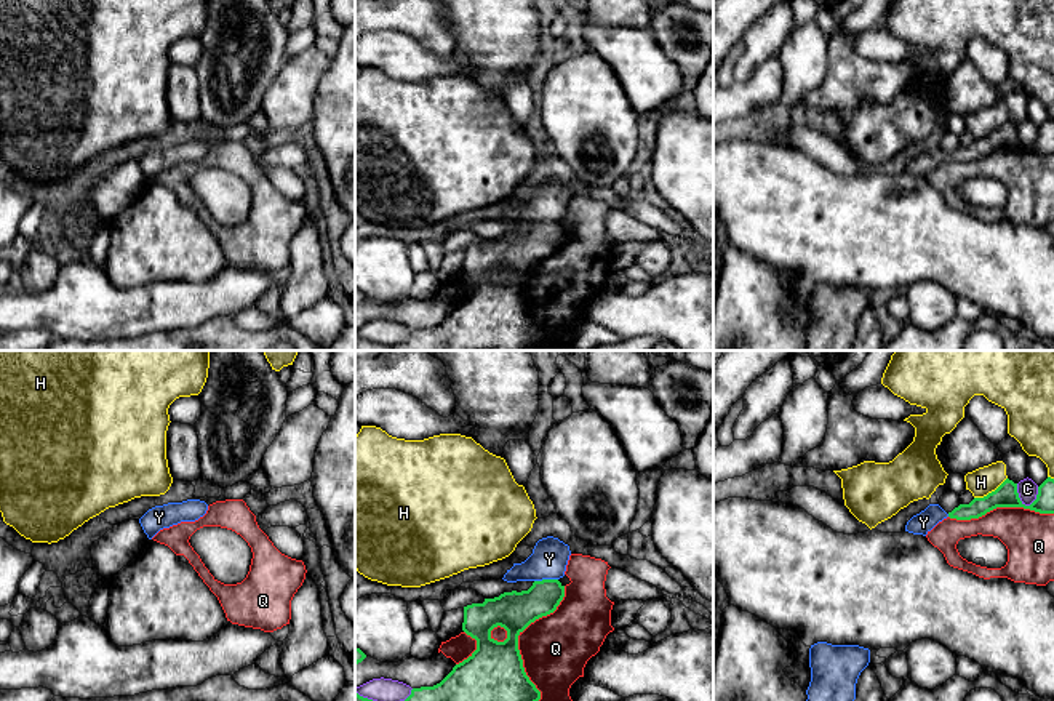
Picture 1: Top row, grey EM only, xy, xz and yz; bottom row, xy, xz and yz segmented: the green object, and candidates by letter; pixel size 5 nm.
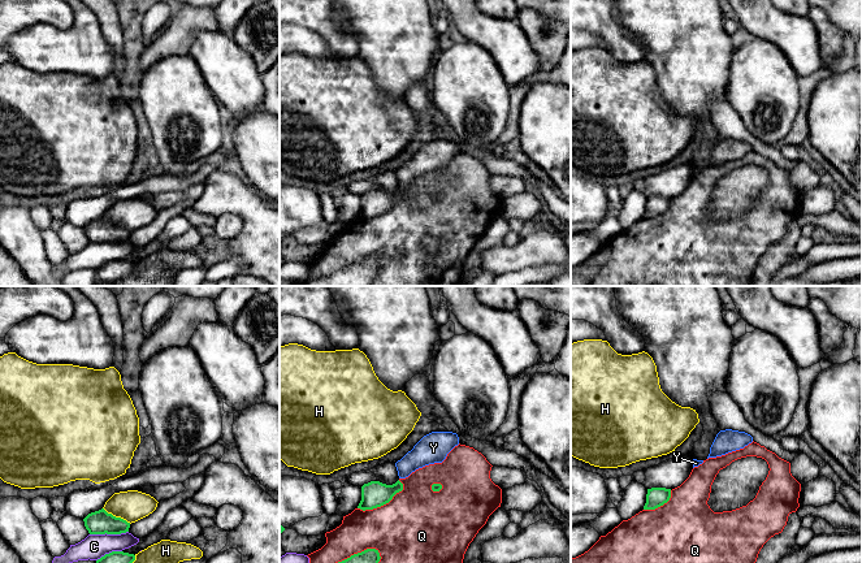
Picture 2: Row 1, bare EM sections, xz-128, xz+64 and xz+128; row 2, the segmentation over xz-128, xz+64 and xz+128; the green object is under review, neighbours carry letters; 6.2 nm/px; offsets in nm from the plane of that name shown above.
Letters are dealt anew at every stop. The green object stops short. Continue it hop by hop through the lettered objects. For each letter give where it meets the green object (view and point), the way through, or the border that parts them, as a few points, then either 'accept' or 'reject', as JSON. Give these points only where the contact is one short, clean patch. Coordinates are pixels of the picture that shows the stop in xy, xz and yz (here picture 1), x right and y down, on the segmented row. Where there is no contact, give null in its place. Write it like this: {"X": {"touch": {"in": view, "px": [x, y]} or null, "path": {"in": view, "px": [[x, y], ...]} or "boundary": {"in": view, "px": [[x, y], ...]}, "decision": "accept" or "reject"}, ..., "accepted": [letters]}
{"C": {"touch": {"in": "yz", "px": [1018, 496]}, "decision": "reject"}, "H": {"touch": {"in": "yz", "px": [992, 492]}, "decision": "reject"}, "Q": {"touch": {"in": "xz", "px": [517, 639]}, "decision": "reject"}, "Y": {"touch": {"in": "xz", "px": [546, 580]}, "path": {"in": "xz", "px": [[514, 612], [546, 580], [549, 559]]}, "decision": "accept"}, "accepted": ["Y"]}

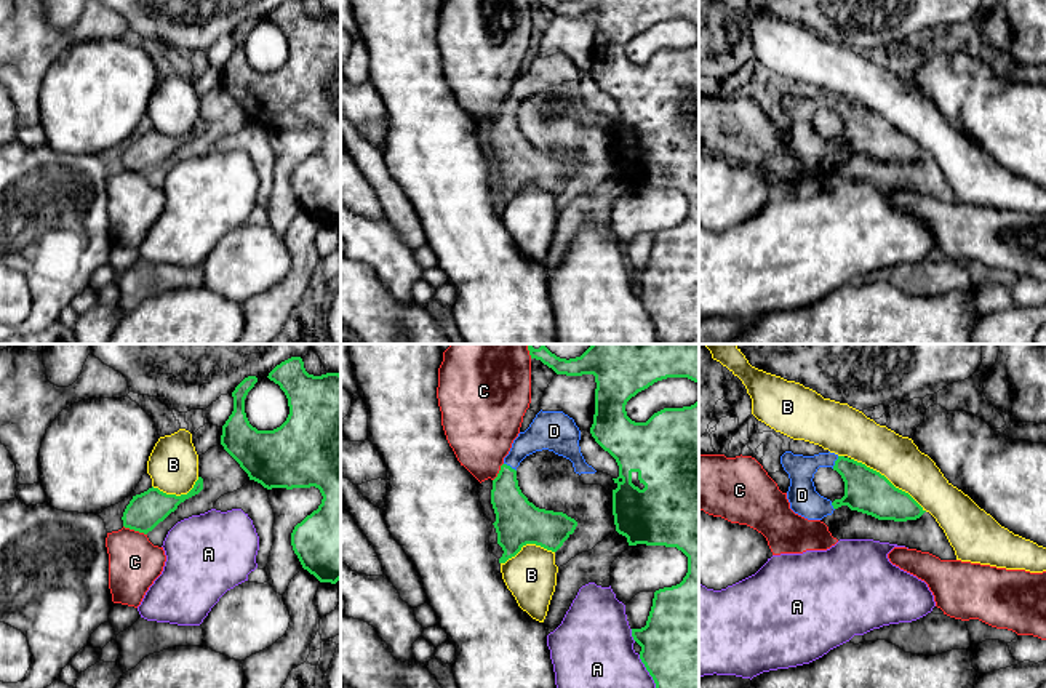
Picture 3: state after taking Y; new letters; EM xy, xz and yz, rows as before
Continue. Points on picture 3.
{"A": {"touch": {"in": "xz", "px": [646, 669]}, "decision": "reject"}, "B": {"touch": {"in": "yz", "px": [888, 480]}, "decision": "reject"}, "C": {"touch": {"in": "xy", "px": [135, 530]}, "decision": "reject"}, "D": {"touch": {"in": "xz", "px": [509, 466]}, "decision": "accept"}, "accepted": ["D"]}

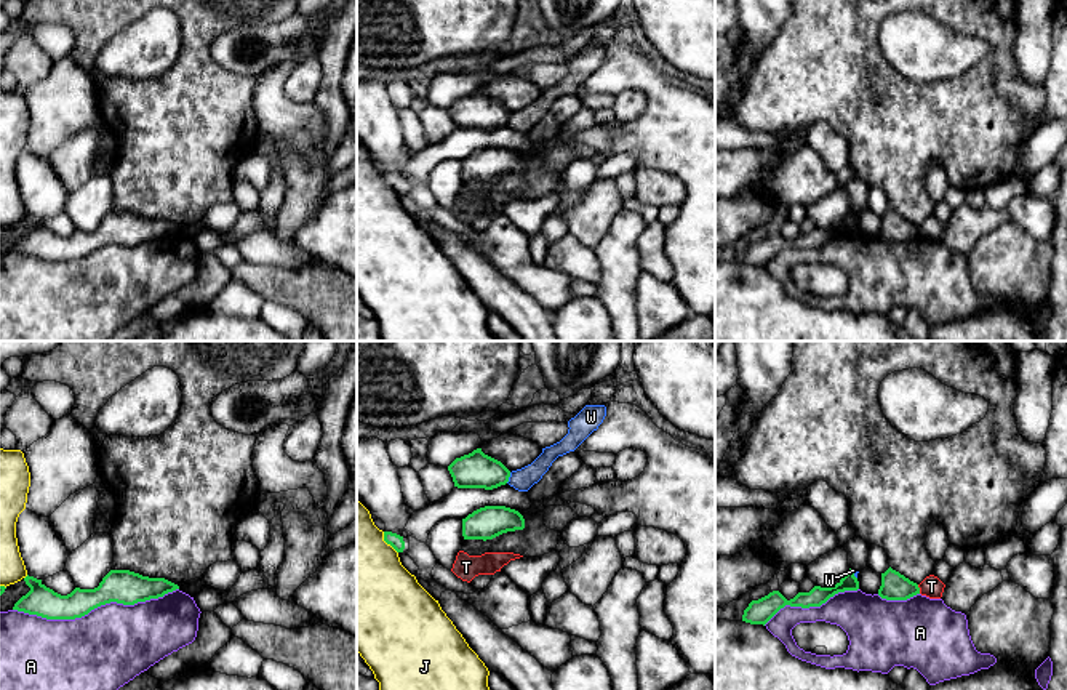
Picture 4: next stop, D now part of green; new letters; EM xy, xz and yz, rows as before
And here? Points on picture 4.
{"A": {"touch": {"in": "xy", "px": [95, 607]}, "decision": "reject"}, "J": {"touch": {"in": "xz", "px": [387, 543]}, "boundary": {"in": "xz", "px": [[383, 532], [383, 538], [397, 553]]}, "decision": "reject"}, "T": {"touch": {"in": "yz", "px": [919, 589]}, "decision": "reject"}, "W": {"touch": {"in": "xz", "px": [509, 476]}, "boundary": {"in": "xz", "px": [[511, 473], [506, 482]]}, "decision": "reject"}, "accepted": []}

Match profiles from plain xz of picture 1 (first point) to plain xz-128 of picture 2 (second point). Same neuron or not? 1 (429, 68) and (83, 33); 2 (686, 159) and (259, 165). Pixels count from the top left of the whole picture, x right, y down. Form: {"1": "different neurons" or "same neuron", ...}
{"1": "same neuron", "2": "same neuron"}

